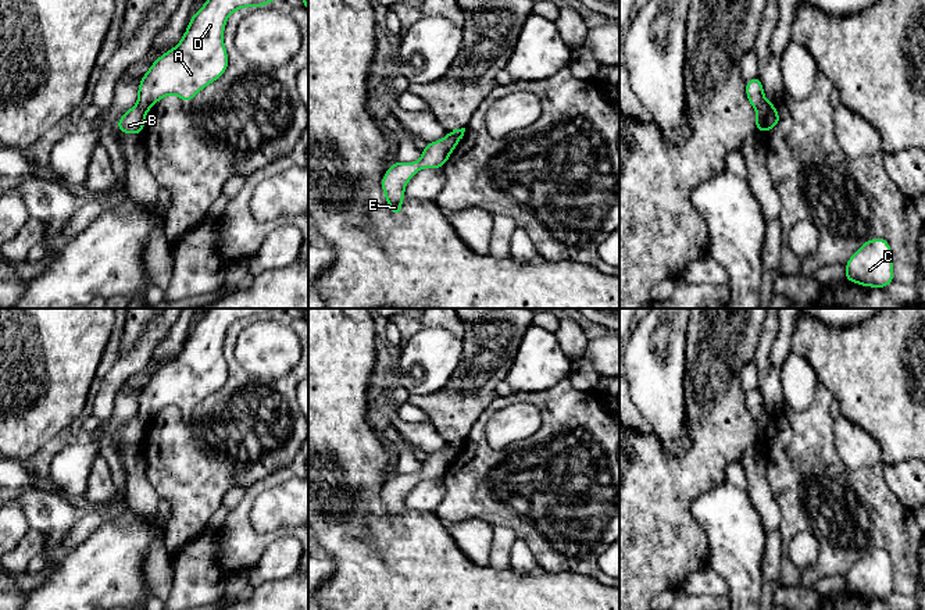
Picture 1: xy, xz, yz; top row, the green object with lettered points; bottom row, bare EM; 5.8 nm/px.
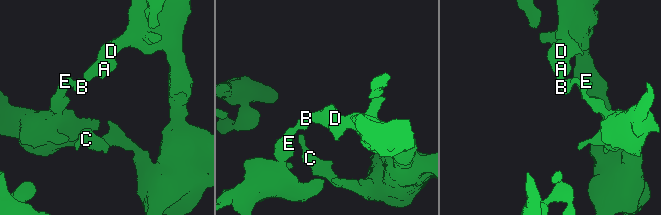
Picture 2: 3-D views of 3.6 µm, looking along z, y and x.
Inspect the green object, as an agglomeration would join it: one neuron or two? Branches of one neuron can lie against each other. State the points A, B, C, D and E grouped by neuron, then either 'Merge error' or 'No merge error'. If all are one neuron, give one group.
Groups: A C D / B E. Merge error

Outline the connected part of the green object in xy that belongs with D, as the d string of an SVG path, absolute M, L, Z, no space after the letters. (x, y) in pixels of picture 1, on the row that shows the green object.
M207 0L192 15L181 42L160 56L139 82L138 106L149 111L158 100L175 94L183 103L219 79L229 64L224 46L228 17L242 7L261 7L272 0Z

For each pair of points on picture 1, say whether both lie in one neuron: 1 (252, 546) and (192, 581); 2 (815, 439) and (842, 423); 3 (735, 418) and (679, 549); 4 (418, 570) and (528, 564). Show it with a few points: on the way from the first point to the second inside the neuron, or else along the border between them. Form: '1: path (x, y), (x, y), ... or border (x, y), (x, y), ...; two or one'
1: border (220, 531), (220, 562), (229, 573); two
2: border (831, 434), (834, 448), (845, 464); two
3: path (711, 450), (709, 457), (679, 487), (679, 517); one
4: border (509, 564), (517, 571), (532, 571), (536, 567); two

